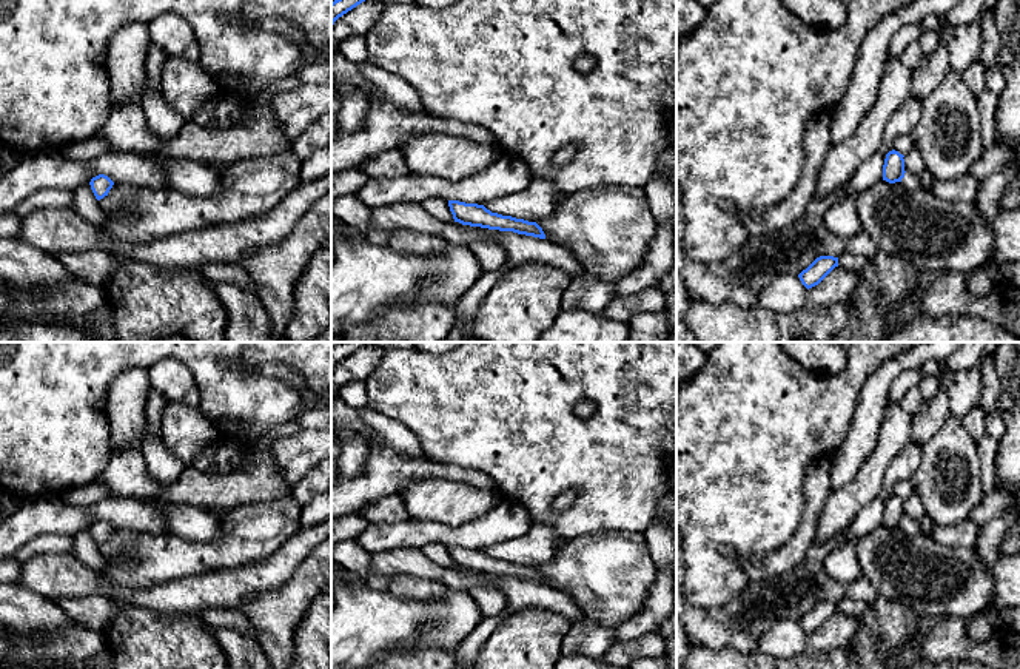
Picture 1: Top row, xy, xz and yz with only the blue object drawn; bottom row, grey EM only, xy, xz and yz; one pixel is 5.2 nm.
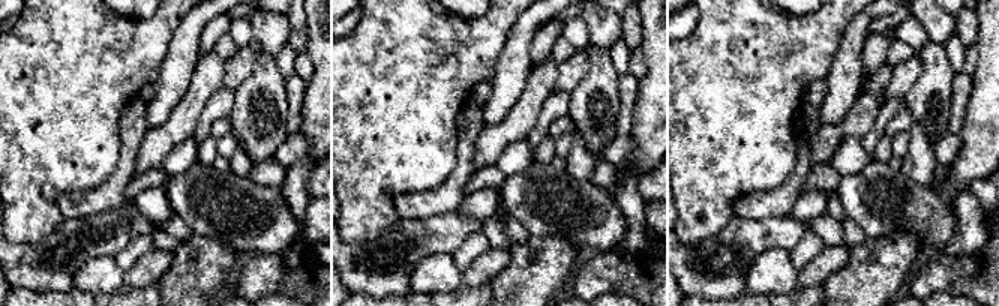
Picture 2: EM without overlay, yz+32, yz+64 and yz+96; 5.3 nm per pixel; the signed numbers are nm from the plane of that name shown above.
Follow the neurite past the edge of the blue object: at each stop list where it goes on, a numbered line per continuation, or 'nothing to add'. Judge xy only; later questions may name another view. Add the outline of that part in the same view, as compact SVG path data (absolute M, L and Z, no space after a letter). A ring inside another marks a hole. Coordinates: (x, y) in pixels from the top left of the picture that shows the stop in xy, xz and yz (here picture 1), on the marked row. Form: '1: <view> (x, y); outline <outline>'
nothing to add

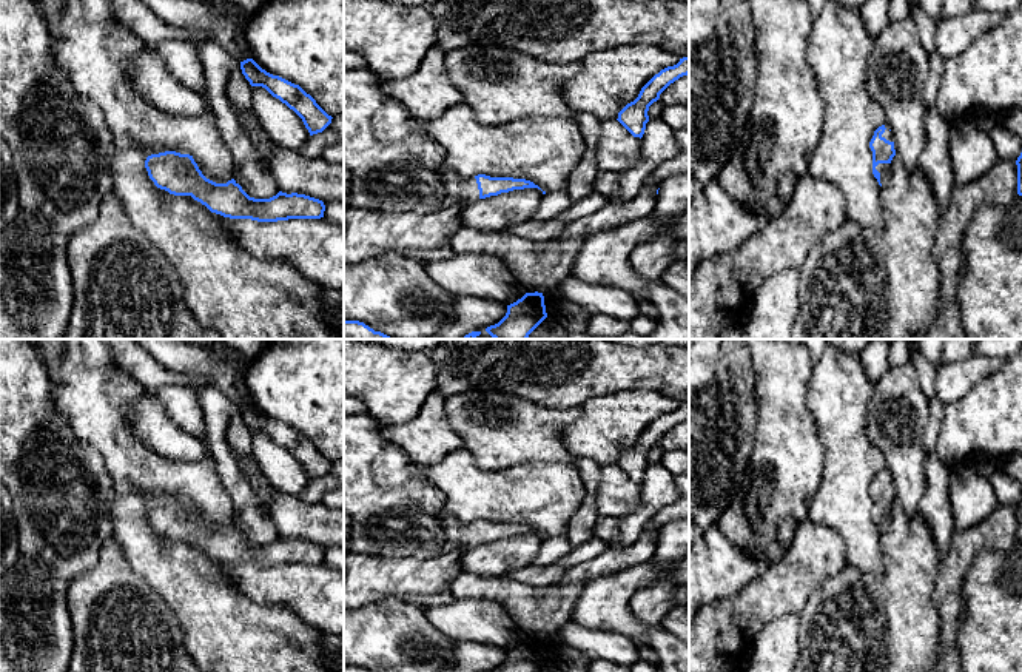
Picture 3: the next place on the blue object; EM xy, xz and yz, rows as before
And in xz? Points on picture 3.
1: xz (395, 165); outline M367 66L344 69L344 165L351 173L350 207L430 214L452 205L478 200L476 179L461 176L445 165L444 148L427 133L429 120L413 117L402 103L384 92L382 85L384 80Z

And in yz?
1: yz (884, 168); outline M879 163L879 165L876 166L876 170L880 173L880 183L882 183L880 188L883 188L883 186L888 185L888 182L889 182L891 163Z

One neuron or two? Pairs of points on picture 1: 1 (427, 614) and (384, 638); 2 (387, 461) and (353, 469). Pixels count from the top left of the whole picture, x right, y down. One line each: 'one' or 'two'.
1: one
2: two

